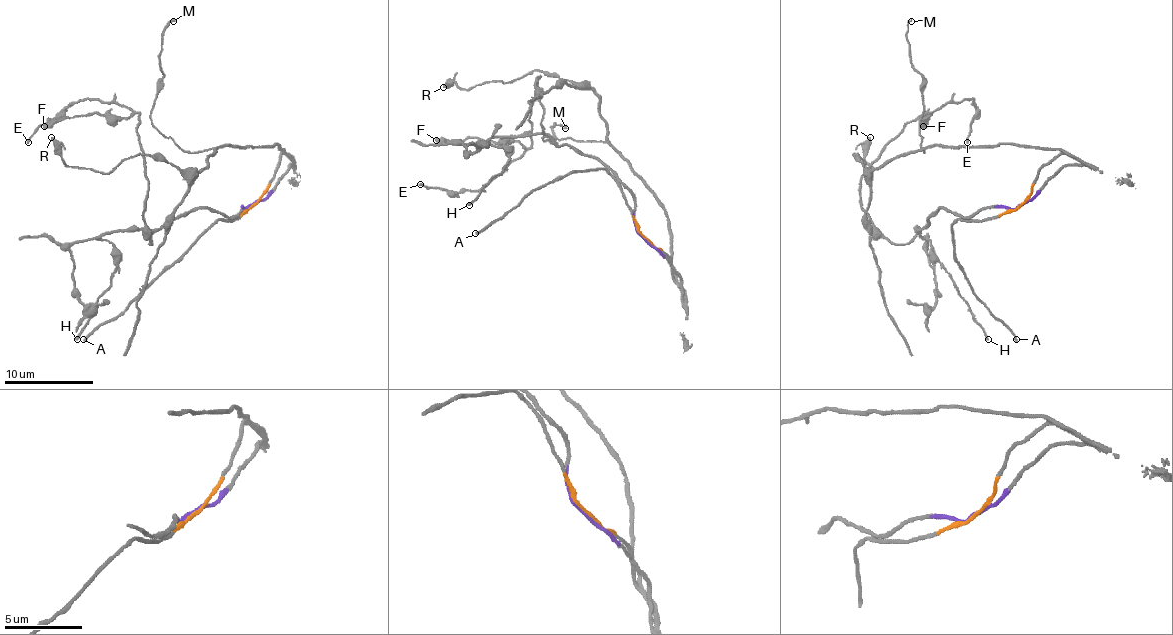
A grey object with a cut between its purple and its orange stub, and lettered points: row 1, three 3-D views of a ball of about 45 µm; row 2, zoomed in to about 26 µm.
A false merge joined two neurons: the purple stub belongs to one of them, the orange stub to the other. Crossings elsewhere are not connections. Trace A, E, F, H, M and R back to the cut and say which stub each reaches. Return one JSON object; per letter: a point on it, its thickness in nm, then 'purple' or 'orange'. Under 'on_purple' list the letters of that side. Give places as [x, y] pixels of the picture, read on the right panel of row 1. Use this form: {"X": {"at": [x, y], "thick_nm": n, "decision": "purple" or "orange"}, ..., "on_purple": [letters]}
{"A": {"at": [1016, 339], "thick_nm": 200, "decision": "orange"}, "E": {"at": [967, 142], "thick_nm": 190, "decision": "purple"}, "F": {"at": [923, 126], "thick_nm": 550, "decision": "purple"}, "H": {"at": [988, 339], "thick_nm": 200, "decision": "purple"}, "M": {"at": [911, 21], "thick_nm": 190, "decision": "orange"}, "R": {"at": [870, 137], "thick_nm": 360, "decision": "orange"}, "on_purple": ["E", "F", "H"]}

